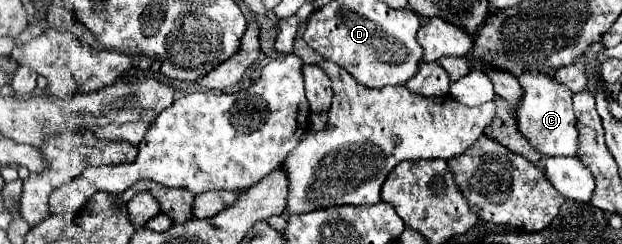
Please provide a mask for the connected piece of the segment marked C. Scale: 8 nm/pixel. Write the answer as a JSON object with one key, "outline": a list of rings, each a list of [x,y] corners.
{"outline":[[[521,74],[523,100],[515,108],[519,130],[543,156],[577,156],[579,154],[579,130],[571,108],[571,92],[557,84],[551,74]]]}

